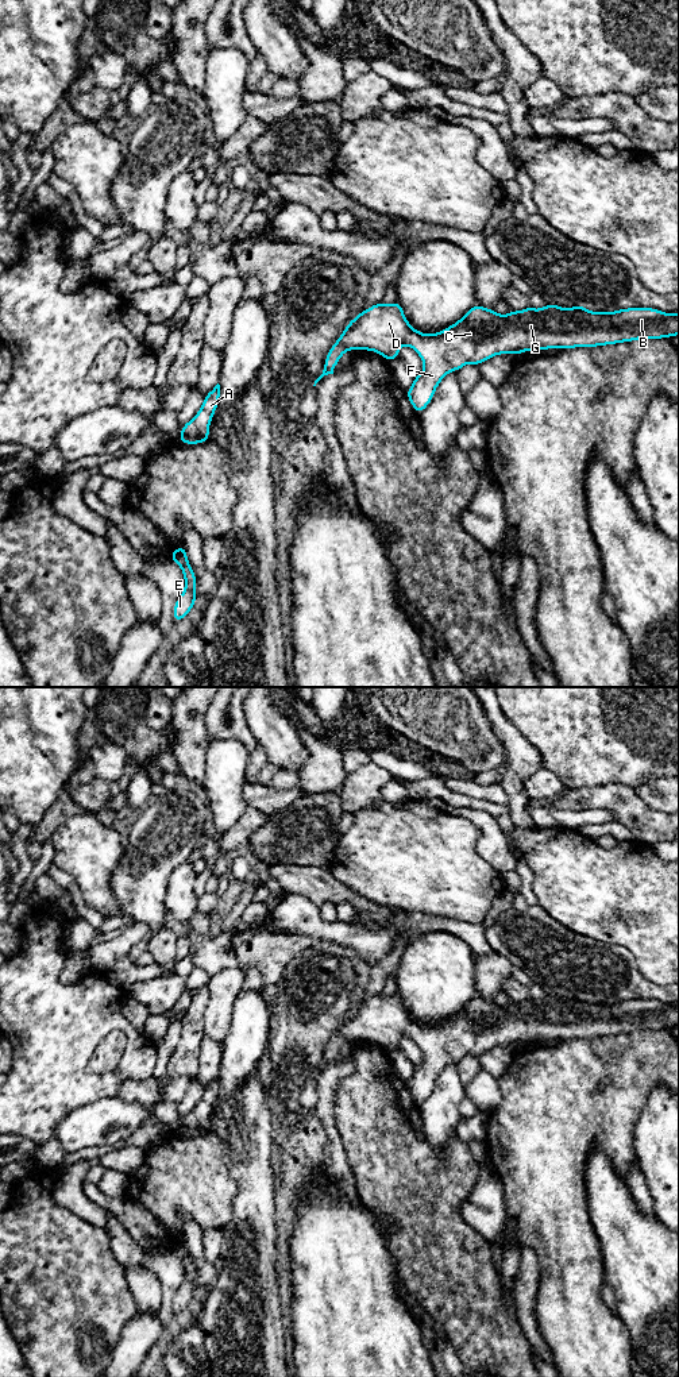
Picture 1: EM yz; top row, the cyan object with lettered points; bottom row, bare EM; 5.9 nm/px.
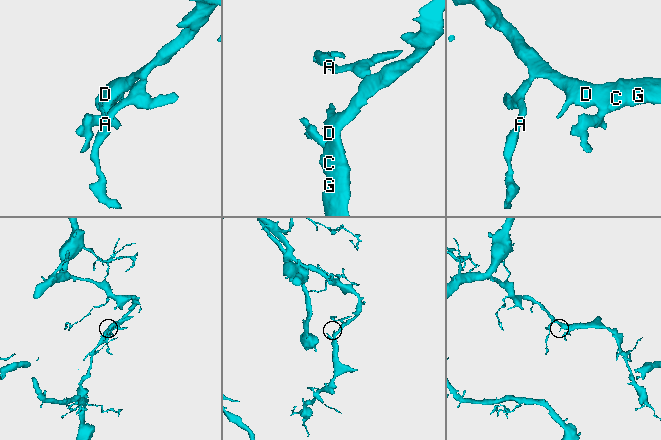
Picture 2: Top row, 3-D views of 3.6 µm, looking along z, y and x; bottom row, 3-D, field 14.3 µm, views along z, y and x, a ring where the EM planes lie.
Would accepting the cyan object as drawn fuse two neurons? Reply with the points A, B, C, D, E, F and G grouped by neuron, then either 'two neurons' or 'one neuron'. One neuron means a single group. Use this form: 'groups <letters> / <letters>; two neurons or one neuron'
groups A B C D E F G; one neuron

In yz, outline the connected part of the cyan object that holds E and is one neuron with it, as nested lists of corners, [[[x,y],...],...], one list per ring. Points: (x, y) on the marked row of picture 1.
[[[184,544],[181,547],[175,548],[174,551],[171,551],[170,558],[174,563],[177,563],[181,567],[184,579],[185,579],[185,590],[178,597],[178,599],[173,608],[174,622],[178,622],[182,618],[188,617],[194,602],[197,601],[197,598],[196,598],[196,572],[193,571],[193,568],[189,564],[189,560],[186,556],[186,549],[185,549]]]

